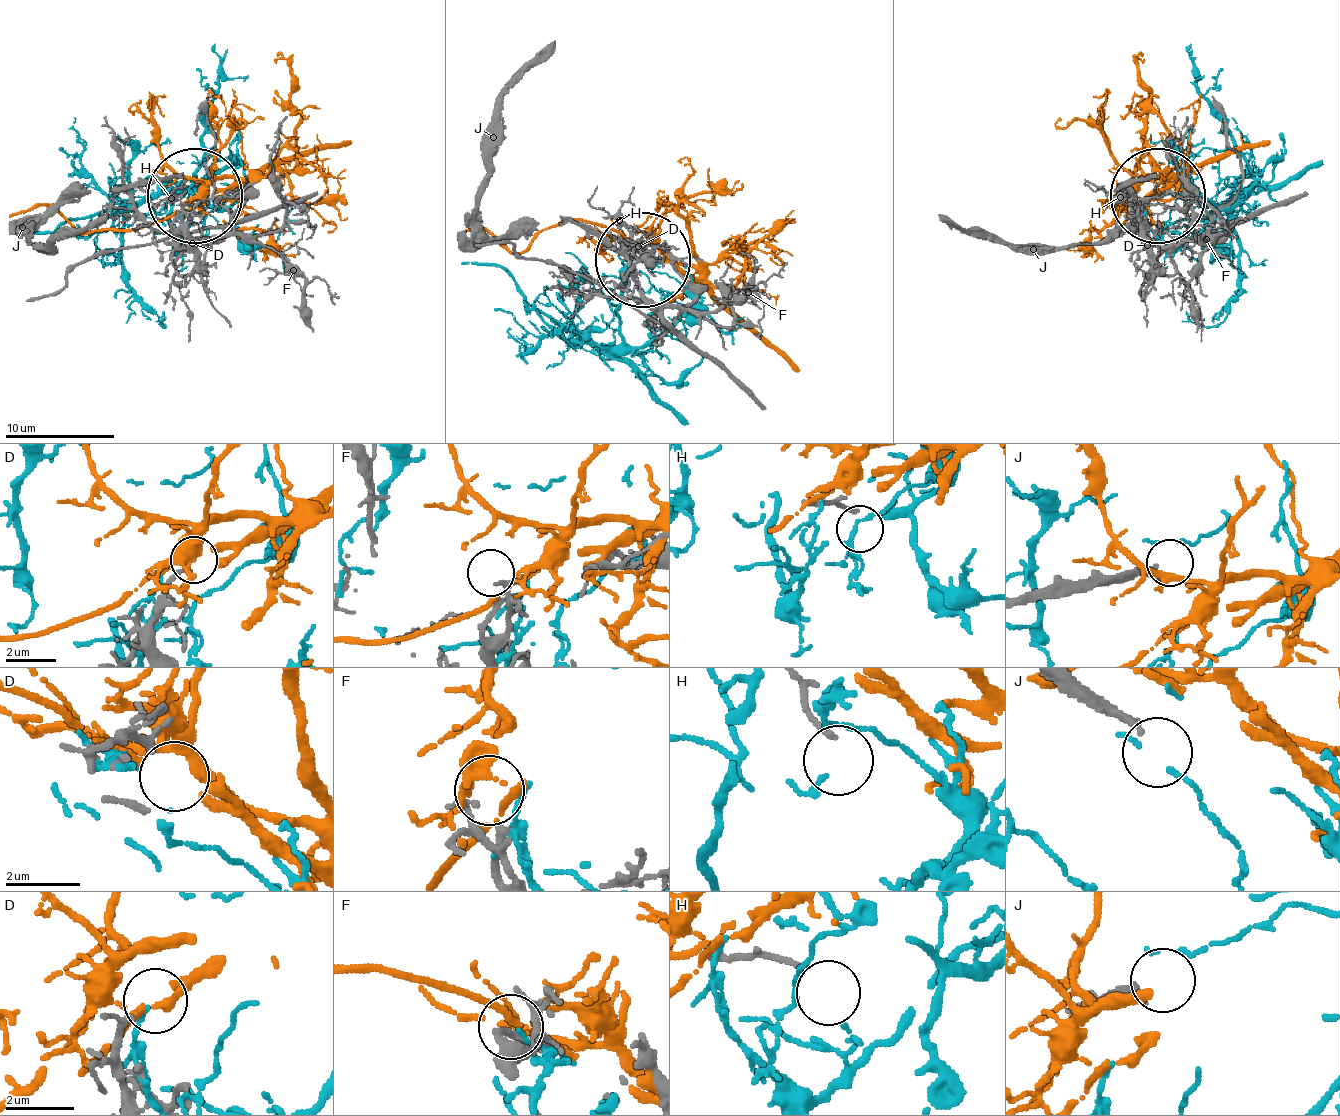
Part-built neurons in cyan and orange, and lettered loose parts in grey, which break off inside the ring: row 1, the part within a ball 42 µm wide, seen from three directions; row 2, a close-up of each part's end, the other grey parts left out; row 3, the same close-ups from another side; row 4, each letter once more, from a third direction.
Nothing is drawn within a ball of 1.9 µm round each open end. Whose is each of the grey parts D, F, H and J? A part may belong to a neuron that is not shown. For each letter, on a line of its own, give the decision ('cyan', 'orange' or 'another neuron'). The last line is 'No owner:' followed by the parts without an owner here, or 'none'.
D: orange
F: another neuron
H: another neuron
J: another neuron
No owner: F, H, J

